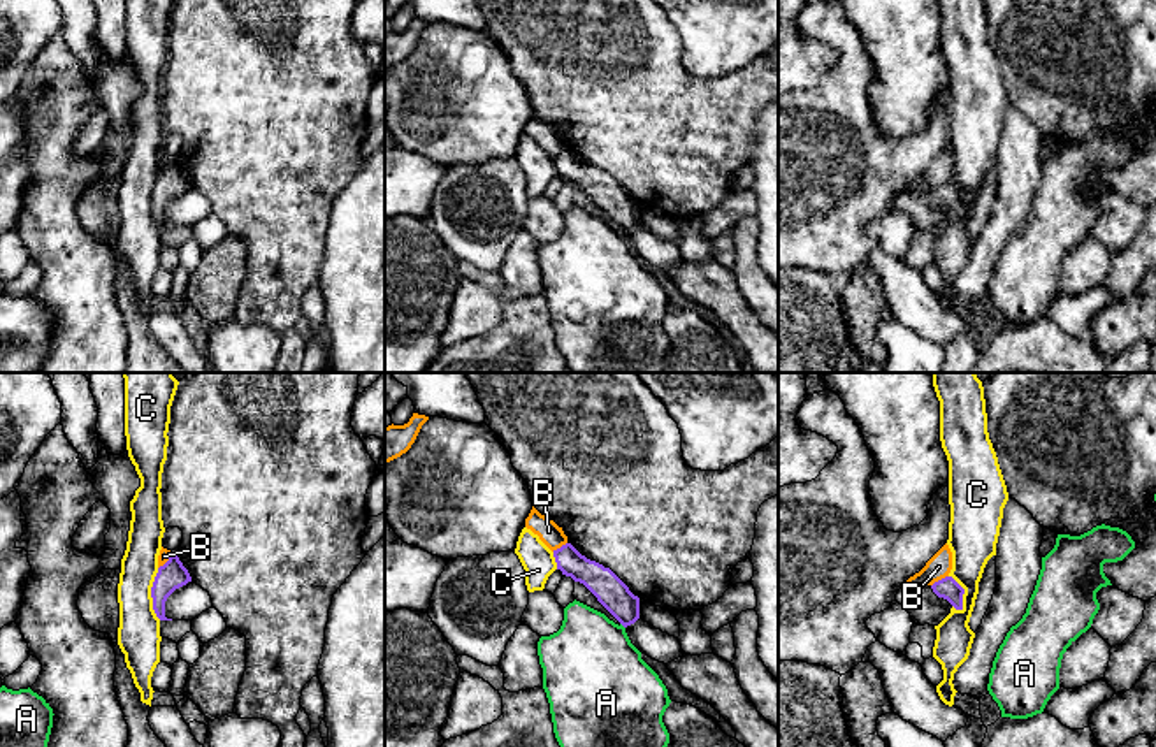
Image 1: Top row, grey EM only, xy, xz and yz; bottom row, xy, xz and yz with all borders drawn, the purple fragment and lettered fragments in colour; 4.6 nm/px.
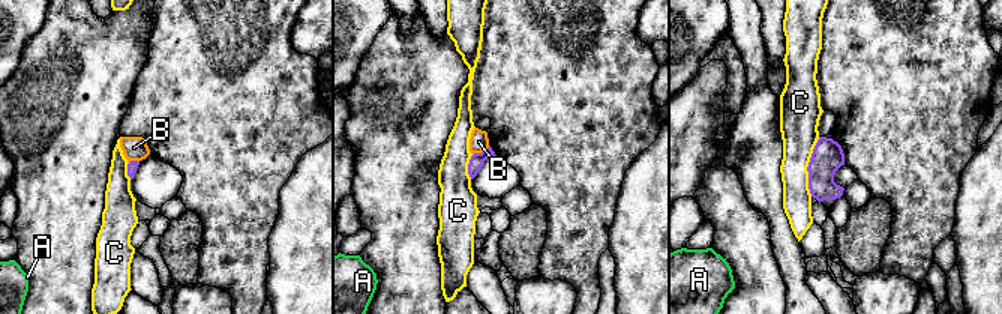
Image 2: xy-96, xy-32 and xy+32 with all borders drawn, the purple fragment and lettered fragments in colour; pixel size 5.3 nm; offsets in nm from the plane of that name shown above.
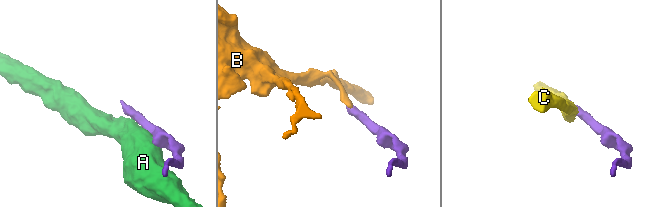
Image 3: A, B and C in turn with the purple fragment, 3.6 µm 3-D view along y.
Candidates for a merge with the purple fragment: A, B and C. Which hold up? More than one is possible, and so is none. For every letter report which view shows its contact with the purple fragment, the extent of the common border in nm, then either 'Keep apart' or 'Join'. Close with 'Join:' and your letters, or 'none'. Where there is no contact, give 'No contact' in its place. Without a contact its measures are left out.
A: Touches purple in xz. Shared border 40 nm. Keep apart
B: Touches purple in yz. Shared border 90 nm. Keep apart
C: Touches purple in xy. Shared border 240 nm. Keep apart
Join: none

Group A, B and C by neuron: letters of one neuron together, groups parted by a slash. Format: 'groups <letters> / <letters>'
groups A / B / C

